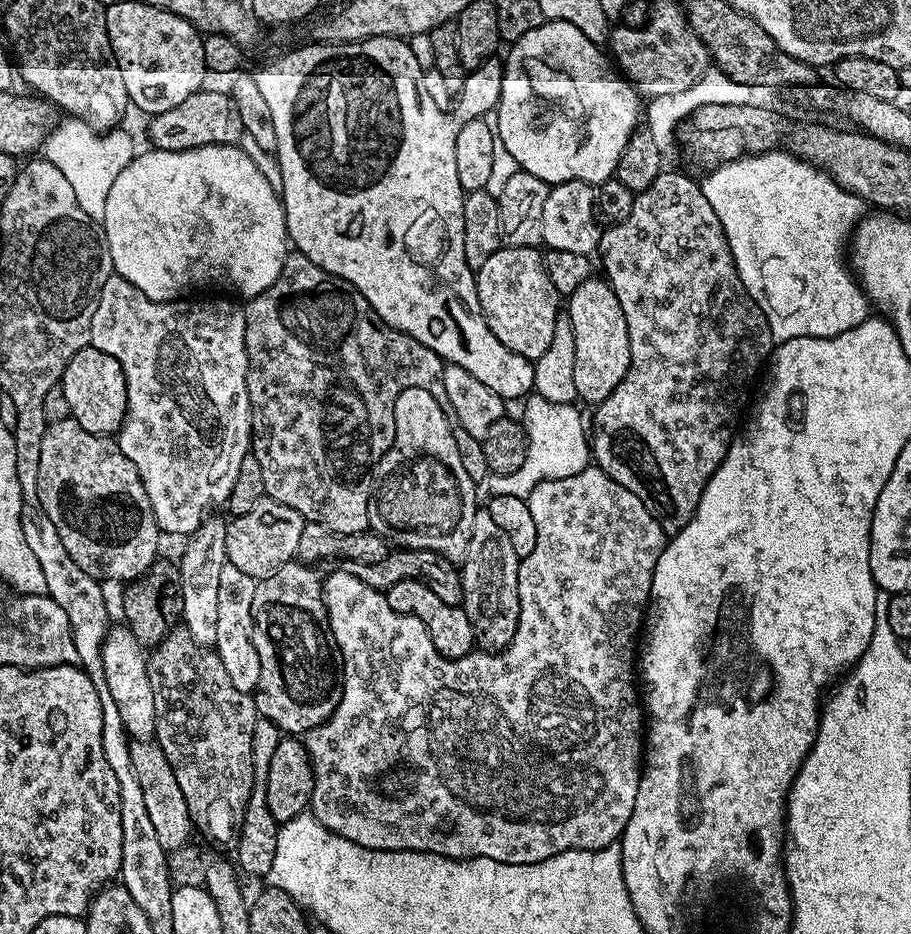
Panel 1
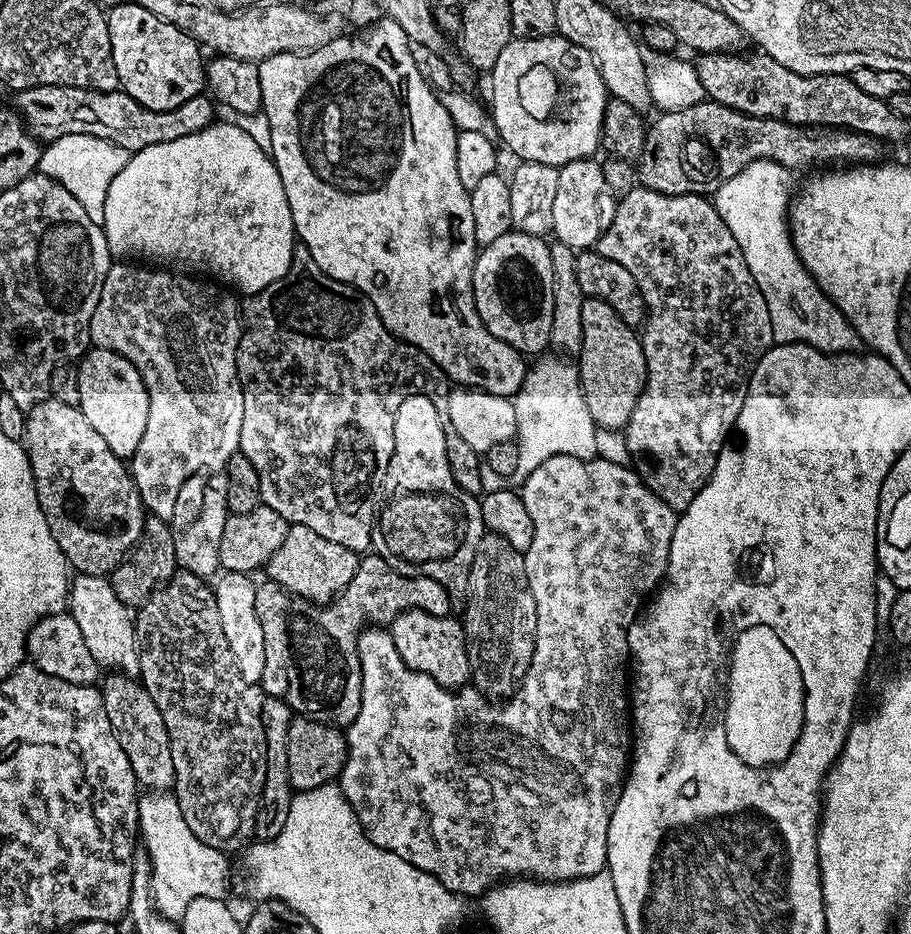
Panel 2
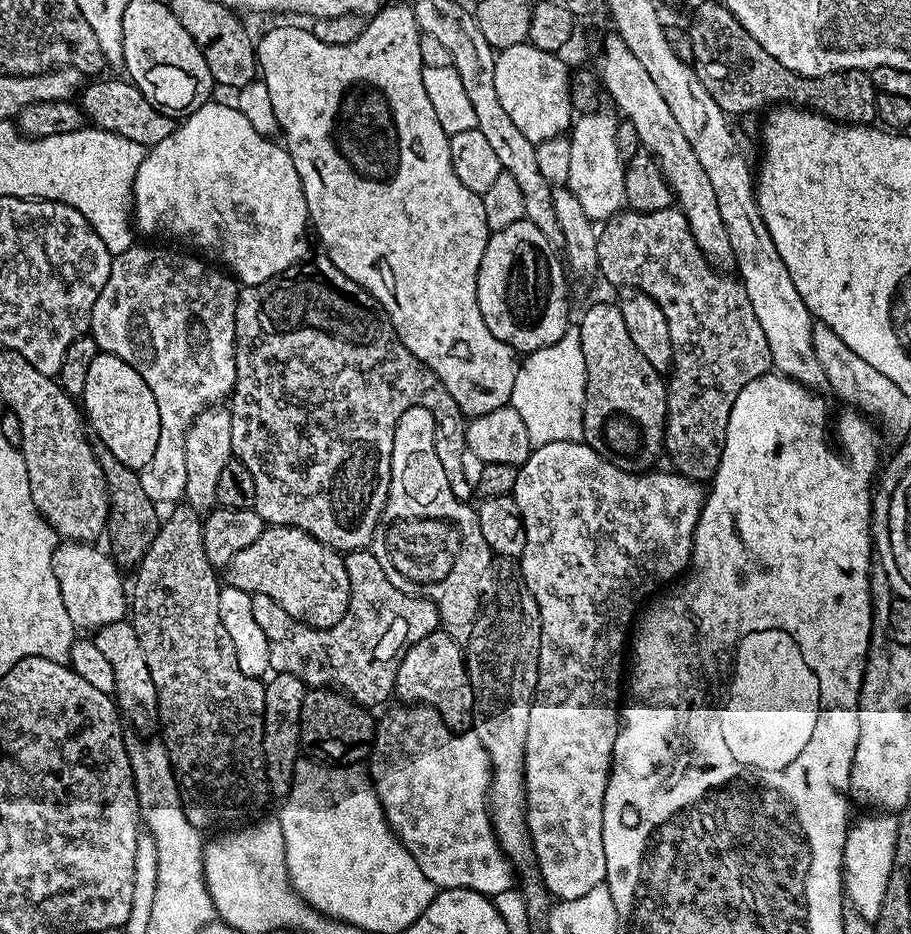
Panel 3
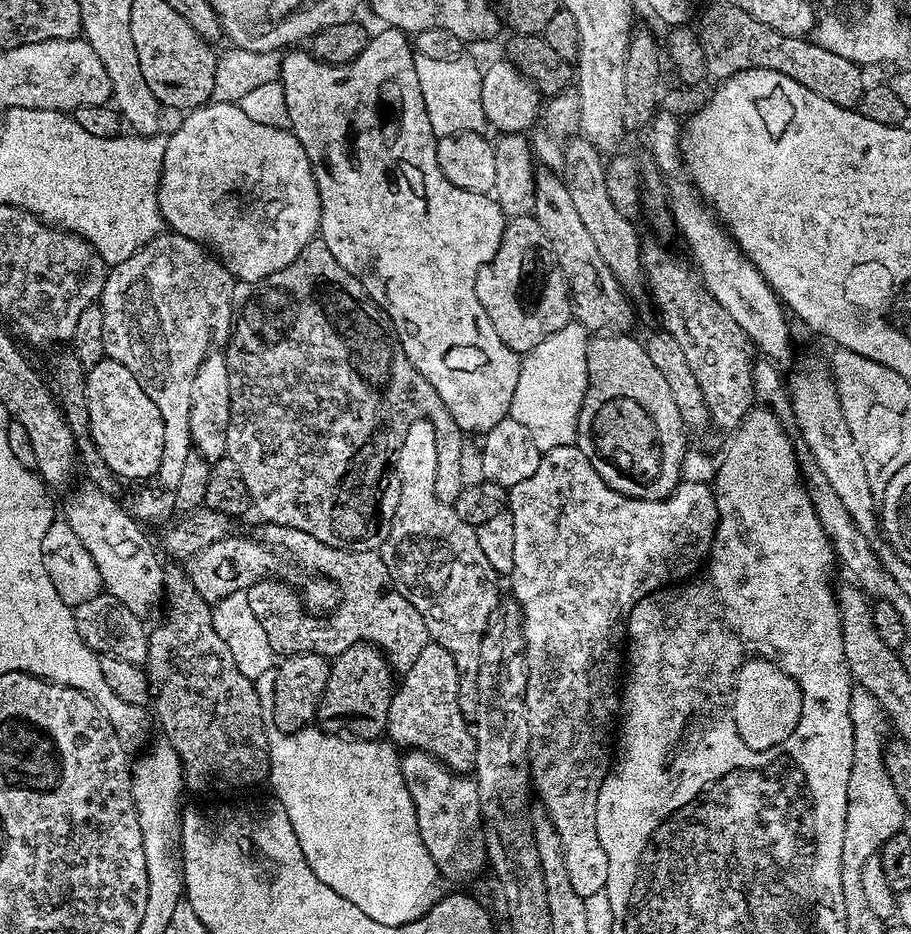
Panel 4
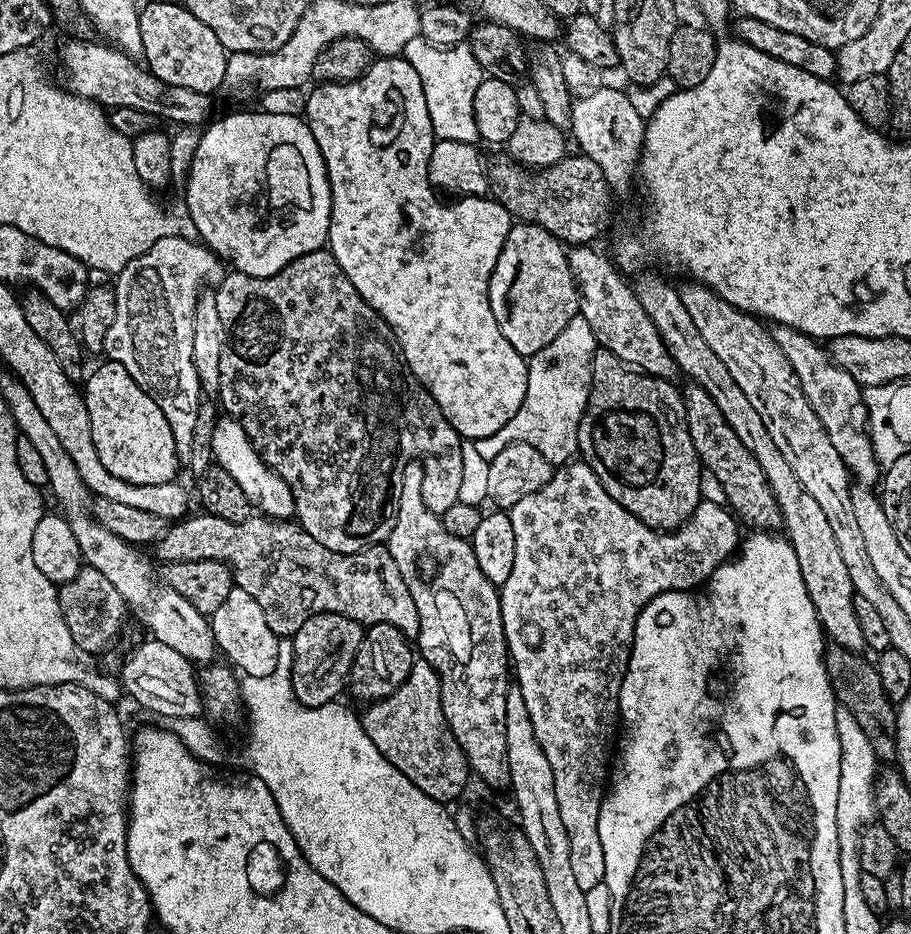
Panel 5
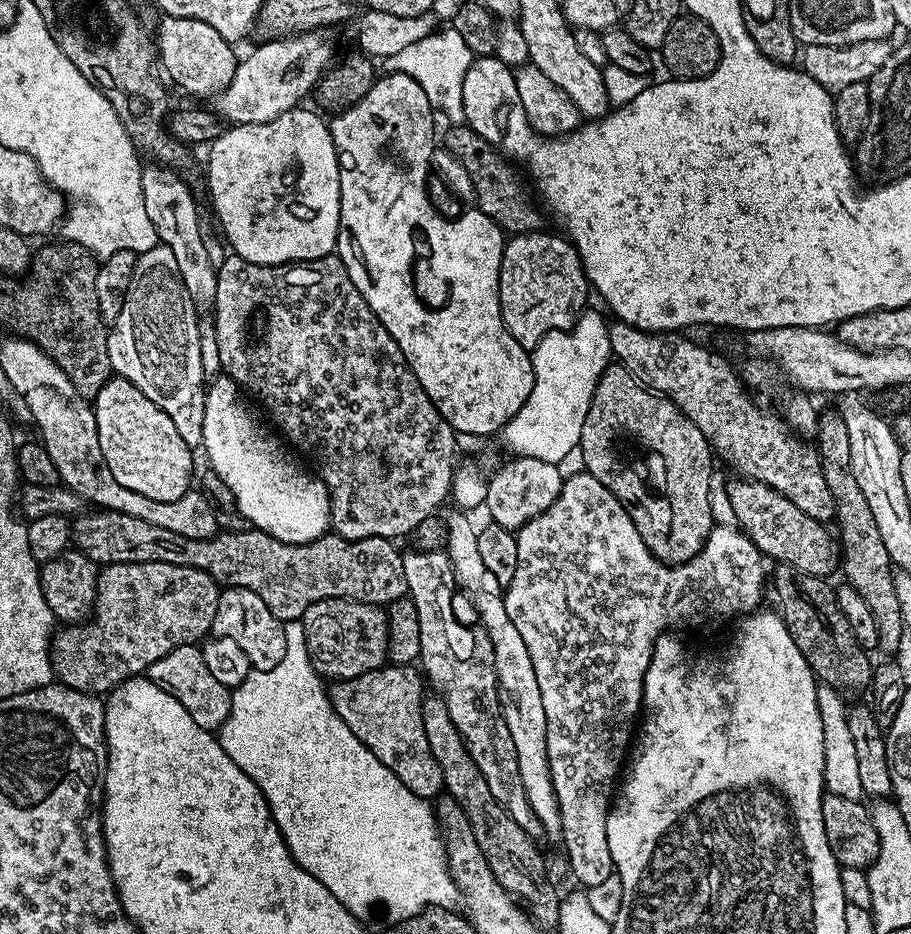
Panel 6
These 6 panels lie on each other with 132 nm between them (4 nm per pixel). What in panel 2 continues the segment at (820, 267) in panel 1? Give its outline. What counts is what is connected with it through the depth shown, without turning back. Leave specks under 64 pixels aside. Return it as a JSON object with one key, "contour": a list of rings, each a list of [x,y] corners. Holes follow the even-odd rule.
{"contour":[[[755,160],[714,194],[714,203],[722,222],[726,222],[728,235],[742,250],[762,298],[770,310],[772,339],[776,344],[808,344],[820,352],[856,354],[861,351],[860,335],[834,306],[834,302],[816,285],[792,245],[788,231],[788,210],[794,196],[794,184],[788,181],[789,169],[773,160]]]}

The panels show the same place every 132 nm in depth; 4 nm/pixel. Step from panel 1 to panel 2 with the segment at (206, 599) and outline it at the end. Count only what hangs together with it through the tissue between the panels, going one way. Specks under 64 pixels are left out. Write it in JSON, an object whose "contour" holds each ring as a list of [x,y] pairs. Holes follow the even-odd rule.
{"contour":[[[222,470],[191,476],[179,488],[174,505],[174,514],[169,520],[174,538],[177,565],[202,579],[215,577],[221,569],[219,543],[223,527],[230,515],[226,506],[227,479]]]}

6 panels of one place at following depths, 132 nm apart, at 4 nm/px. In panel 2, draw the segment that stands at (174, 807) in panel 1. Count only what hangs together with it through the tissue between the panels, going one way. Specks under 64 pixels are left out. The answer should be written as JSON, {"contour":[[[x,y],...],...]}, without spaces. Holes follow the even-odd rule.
{"contour":[[[123,674],[105,675],[102,691],[106,718],[110,718],[110,726],[122,750],[126,750],[126,758],[130,758],[137,785],[145,784],[145,789],[158,793],[171,789],[176,783],[174,758],[170,758],[170,738],[166,734],[166,722],[162,722],[162,710],[154,706],[154,698],[150,698],[139,679]]]}

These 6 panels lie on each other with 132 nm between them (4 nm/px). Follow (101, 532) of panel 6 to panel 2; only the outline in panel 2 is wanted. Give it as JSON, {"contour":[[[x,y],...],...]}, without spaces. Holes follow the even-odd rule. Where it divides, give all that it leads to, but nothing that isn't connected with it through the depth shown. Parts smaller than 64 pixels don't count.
{"contour":[[[375,554],[363,557],[350,582],[331,606],[311,604],[274,581],[256,584],[254,609],[266,641],[266,666],[260,684],[269,696],[282,698],[293,713],[310,714],[324,724],[347,726],[362,706],[362,674],[356,637],[367,620],[388,626],[395,616],[417,608],[426,614],[453,615],[454,597],[434,578],[404,576]]]}

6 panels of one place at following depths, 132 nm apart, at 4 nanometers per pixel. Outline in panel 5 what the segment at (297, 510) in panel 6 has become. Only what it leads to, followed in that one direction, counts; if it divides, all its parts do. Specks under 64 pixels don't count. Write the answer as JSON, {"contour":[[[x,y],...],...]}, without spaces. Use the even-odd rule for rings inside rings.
{"contour":[[[227,414],[221,415],[214,426],[212,454],[215,463],[220,464],[230,473],[234,482],[238,482],[238,486],[242,486],[246,498],[250,498],[253,505],[263,515],[274,520],[286,520],[295,513],[296,503],[292,487],[274,469],[268,468],[266,462],[262,462],[262,458],[256,453],[250,442],[246,430],[242,430],[240,423]]]}

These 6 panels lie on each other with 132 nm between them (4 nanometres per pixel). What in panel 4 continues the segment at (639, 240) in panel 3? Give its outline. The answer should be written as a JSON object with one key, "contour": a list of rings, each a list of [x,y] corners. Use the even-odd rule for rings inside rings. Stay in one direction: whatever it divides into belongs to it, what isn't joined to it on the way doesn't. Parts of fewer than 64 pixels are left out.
{"contour":[[[645,243],[642,248],[642,262],[646,288],[649,293],[652,291],[652,300],[660,311],[660,318],[664,322],[663,331],[669,332],[682,346],[690,370],[694,370],[694,378],[698,378],[698,386],[702,388],[702,398],[706,398],[709,421],[720,428],[736,429],[754,404],[752,390],[754,345],[752,341],[748,339],[742,326],[738,326],[738,322],[734,322],[734,318],[730,318],[730,314],[726,314],[726,310],[722,310],[722,306],[718,306],[718,302],[714,302],[712,295],[704,289],[703,281],[696,268],[688,262],[687,265],[679,260],[666,245]]]}

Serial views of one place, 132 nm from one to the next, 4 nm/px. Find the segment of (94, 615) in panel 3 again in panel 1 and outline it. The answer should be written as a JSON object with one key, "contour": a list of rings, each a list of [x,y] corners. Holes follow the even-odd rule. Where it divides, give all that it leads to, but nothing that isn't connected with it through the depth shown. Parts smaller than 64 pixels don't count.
{"contour":[[[127,626],[109,627],[102,646],[102,670],[106,674],[106,686],[110,690],[110,698],[114,698],[114,706],[118,706],[118,714],[132,740],[151,740],[156,735],[156,715],[154,714],[154,690],[150,686],[148,673],[148,656],[143,644],[134,638]]]}

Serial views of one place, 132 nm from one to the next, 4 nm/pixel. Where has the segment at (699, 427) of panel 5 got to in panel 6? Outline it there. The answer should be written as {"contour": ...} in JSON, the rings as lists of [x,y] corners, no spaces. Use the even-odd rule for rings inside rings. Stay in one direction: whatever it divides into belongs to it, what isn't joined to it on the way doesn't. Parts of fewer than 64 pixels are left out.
{"contour":[[[747,478],[733,479],[727,487],[736,524],[769,561],[789,564],[794,566],[794,570],[802,570],[802,574],[825,578],[831,577],[831,572],[841,567],[842,552],[833,533],[831,536],[824,529],[827,527],[821,521],[810,518],[810,514],[802,514],[802,510],[798,510],[790,498],[778,494],[778,490],[769,484]]]}

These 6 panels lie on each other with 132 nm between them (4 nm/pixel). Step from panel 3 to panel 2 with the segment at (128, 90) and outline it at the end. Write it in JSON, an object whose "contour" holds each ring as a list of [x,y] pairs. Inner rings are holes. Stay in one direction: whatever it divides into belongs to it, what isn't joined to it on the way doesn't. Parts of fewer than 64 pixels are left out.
{"contour":[[[34,86],[15,93],[16,104],[29,132],[40,142],[59,142],[64,136],[86,134],[94,138],[102,138],[114,146],[122,146],[129,154],[138,150],[146,150],[146,146],[158,146],[158,142],[174,142],[174,138],[186,138],[186,134],[198,134],[198,130],[208,128],[217,119],[217,105],[207,95],[201,94],[182,102],[174,110],[150,110],[142,106],[132,95],[123,90],[115,92],[99,92],[78,86]]]}

